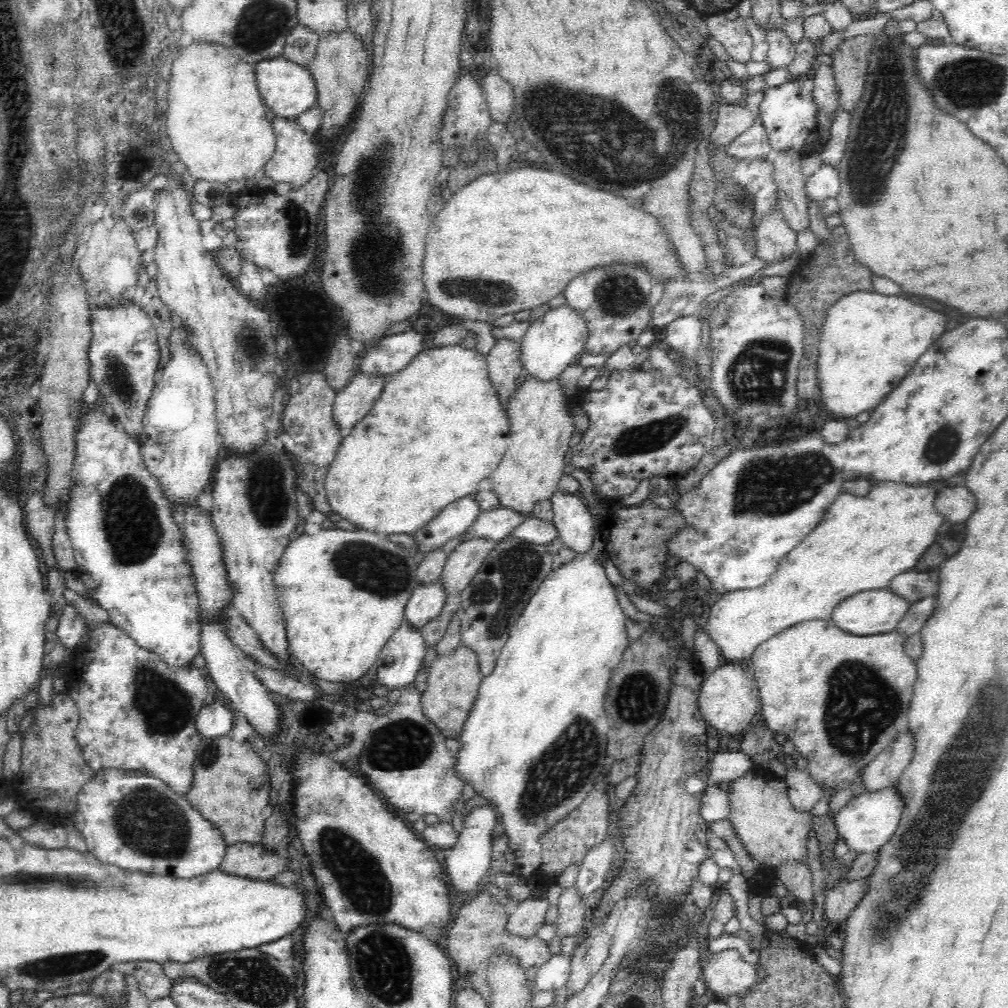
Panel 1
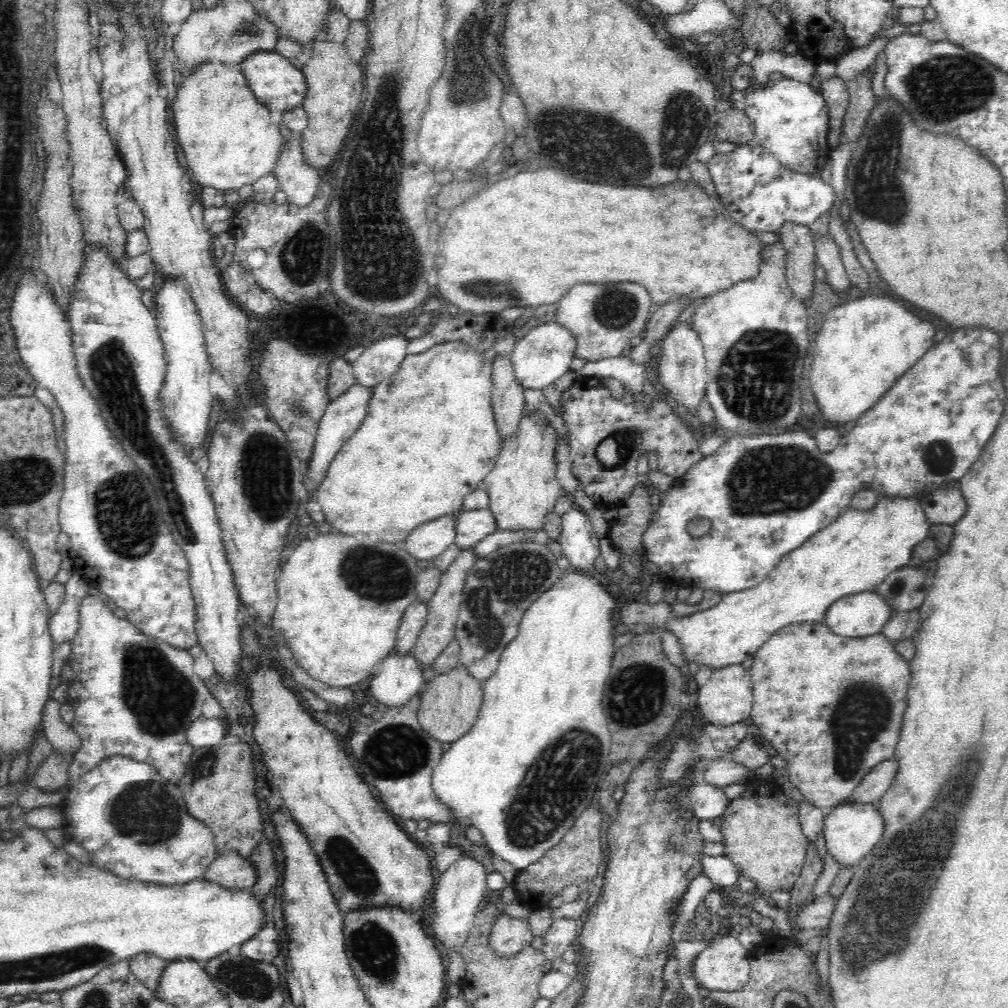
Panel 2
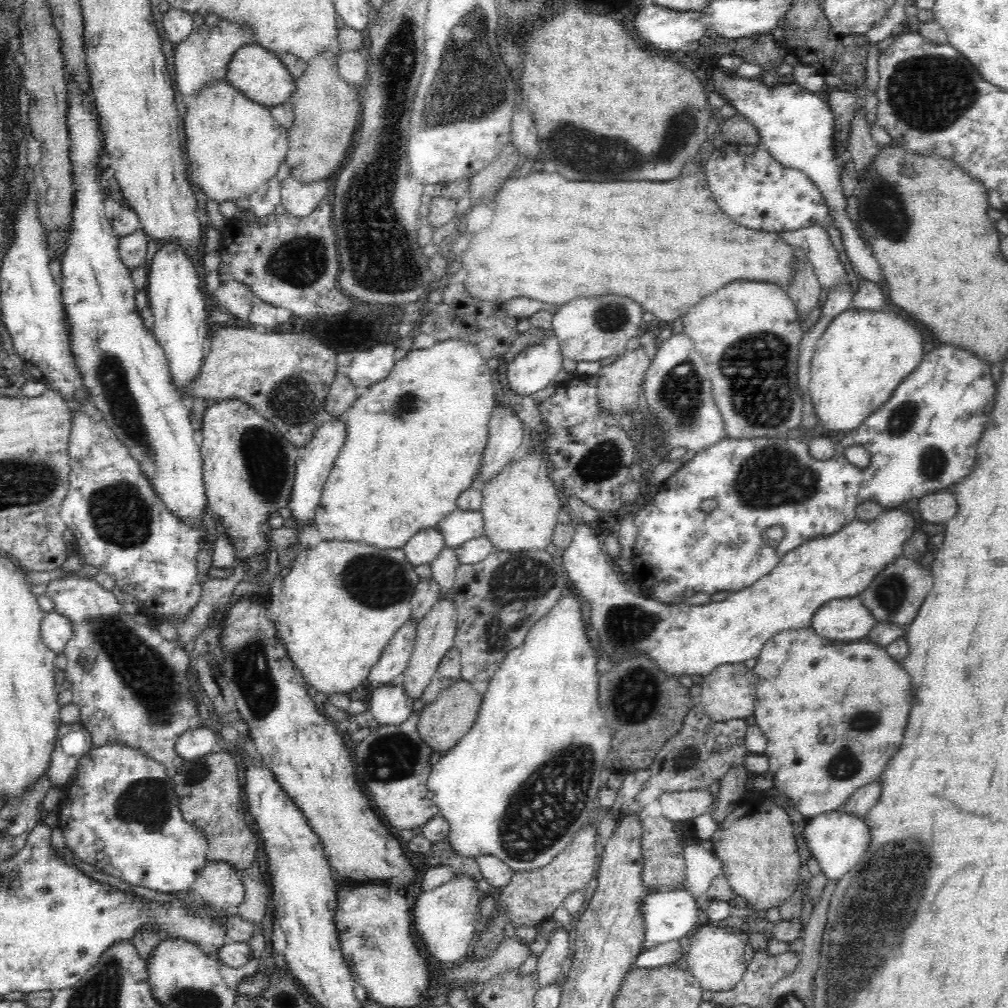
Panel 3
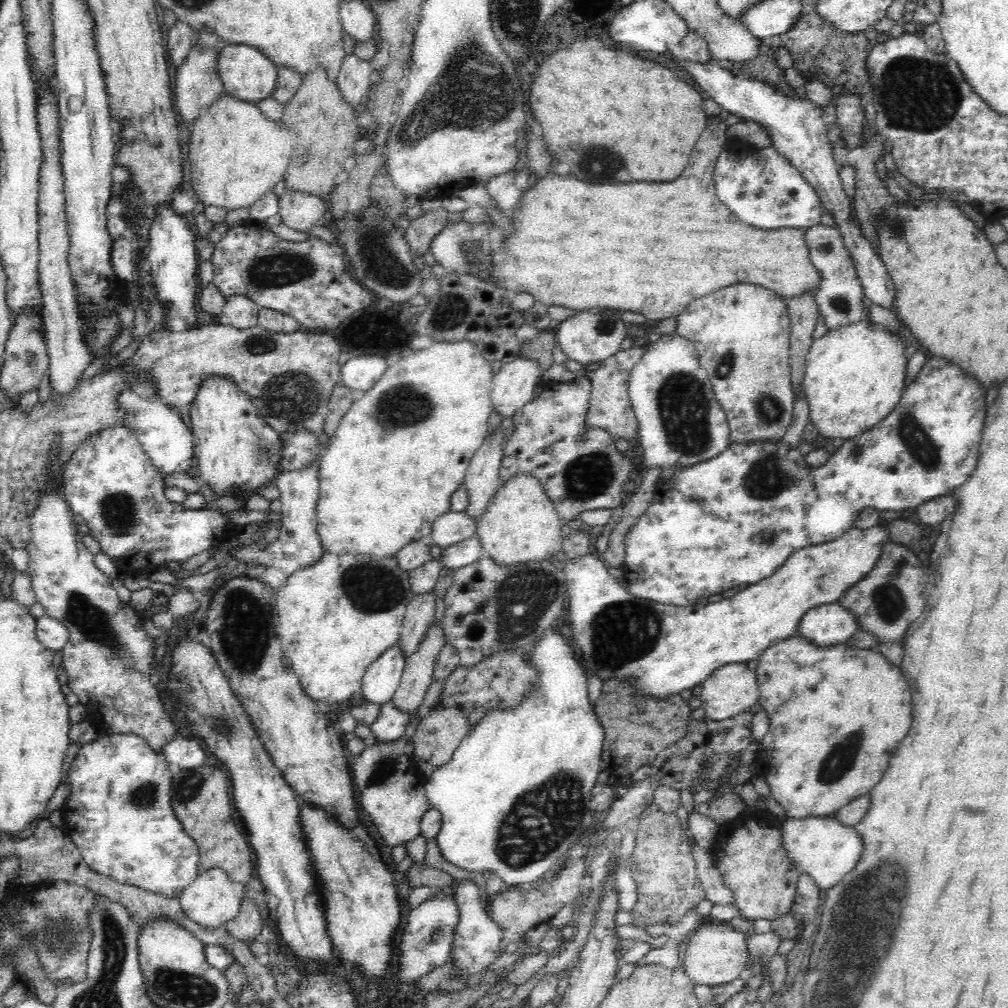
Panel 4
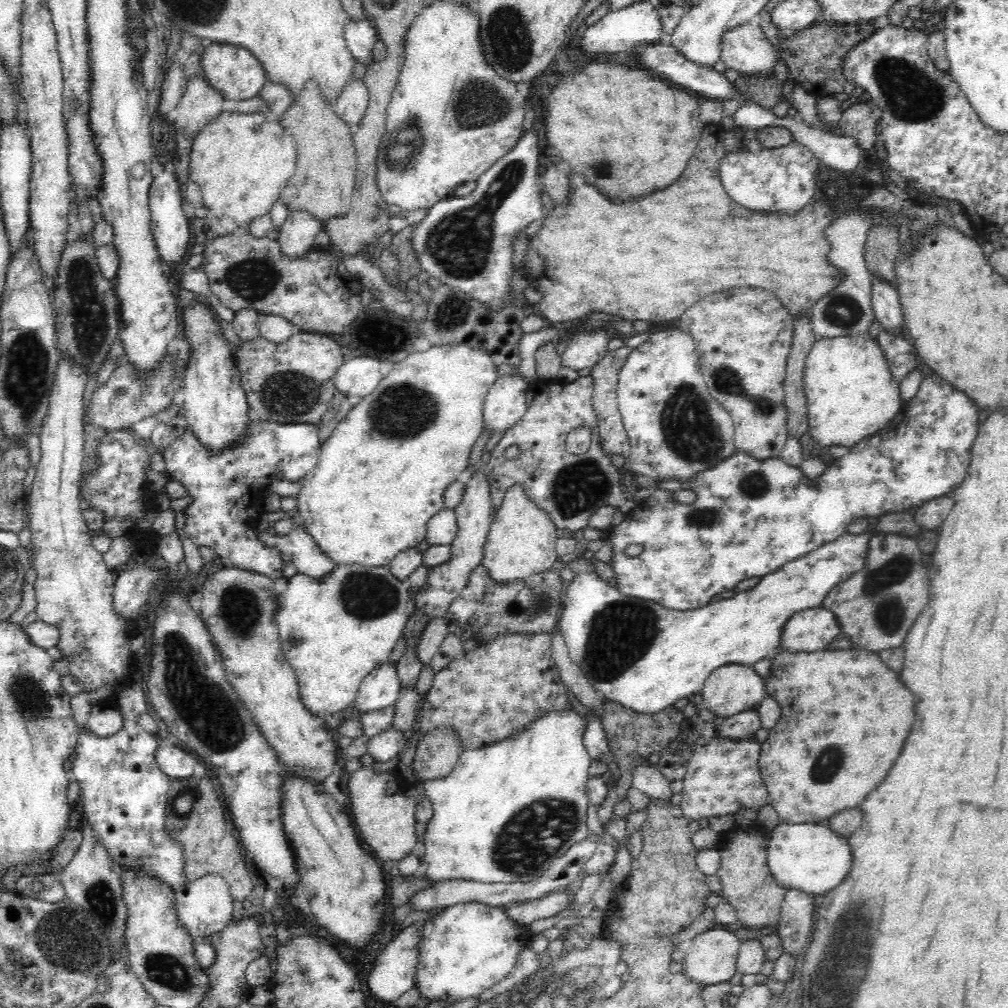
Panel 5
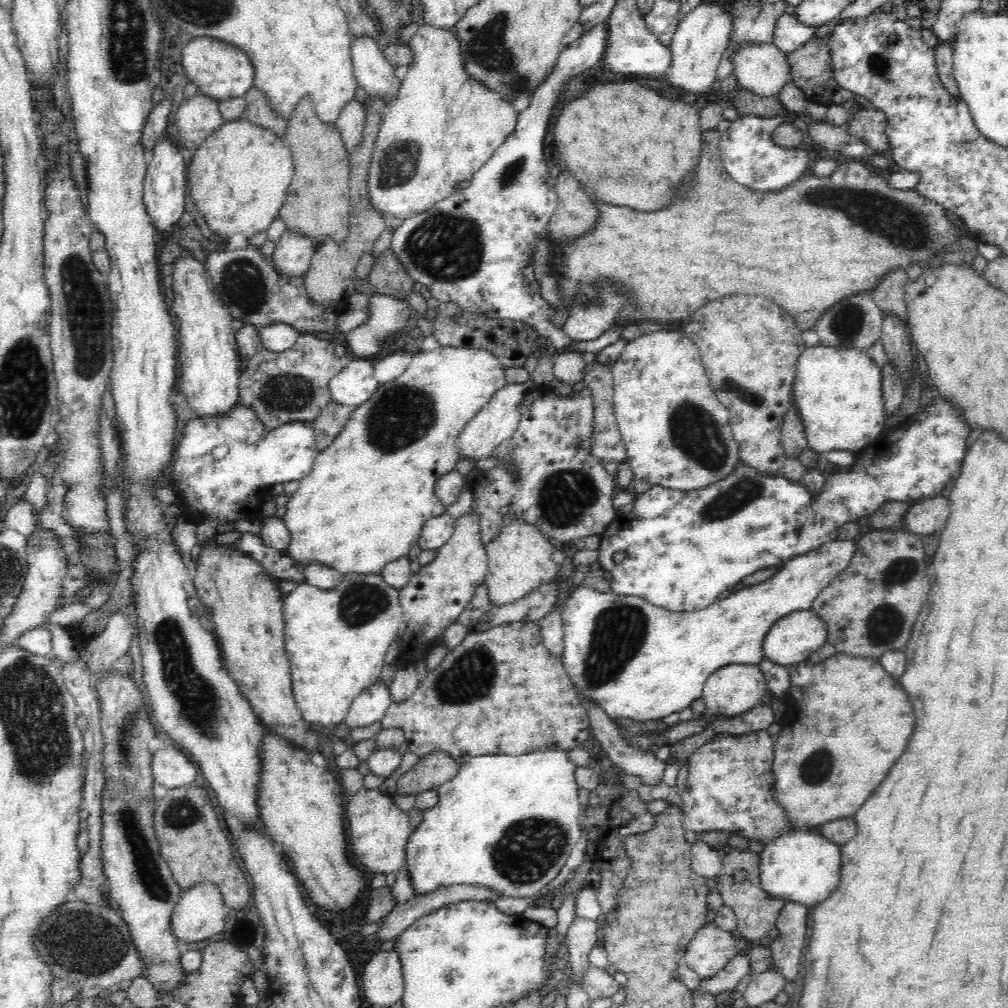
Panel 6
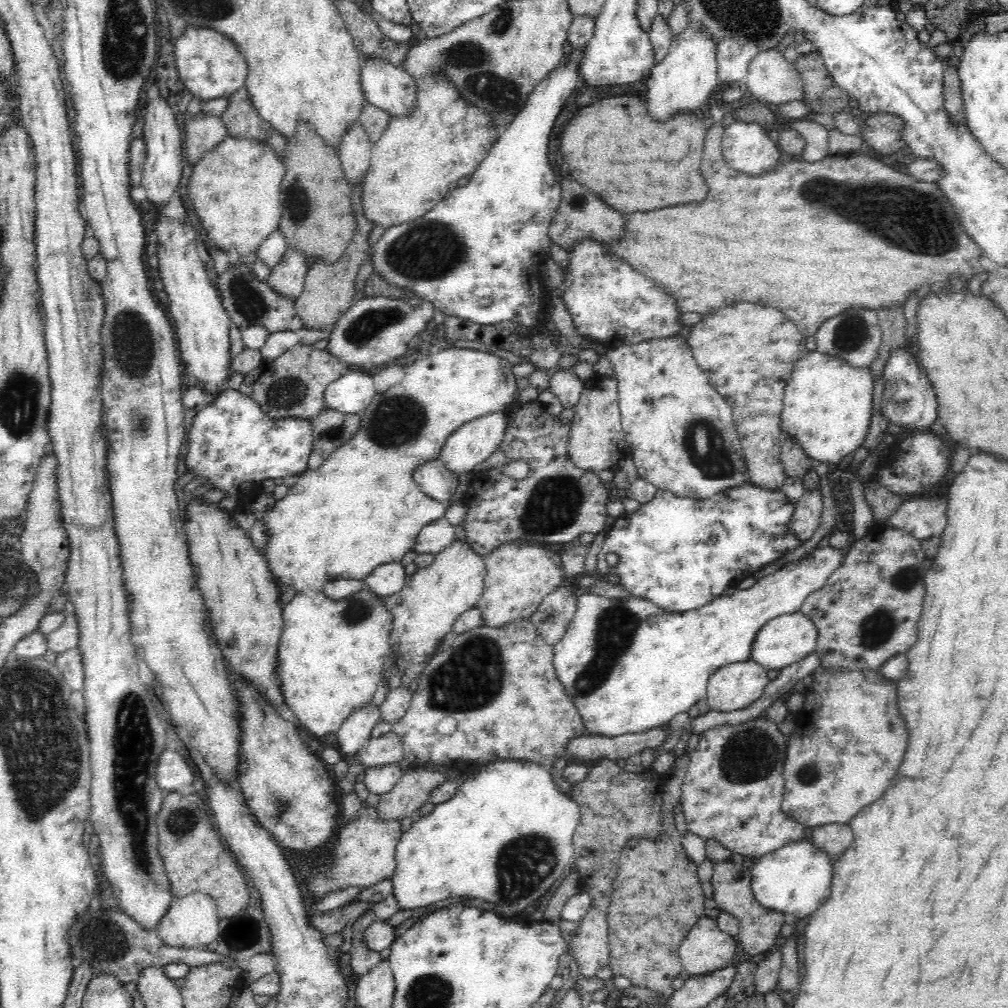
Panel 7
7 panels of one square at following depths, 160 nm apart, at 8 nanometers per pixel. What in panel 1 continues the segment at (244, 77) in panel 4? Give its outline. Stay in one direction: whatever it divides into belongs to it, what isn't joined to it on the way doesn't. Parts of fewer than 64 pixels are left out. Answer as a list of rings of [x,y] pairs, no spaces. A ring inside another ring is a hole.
[[[284,57],[262,60],[254,65],[258,90],[267,109],[274,111],[277,117],[295,120],[309,108],[316,106],[318,91],[312,73],[297,62],[289,61]]]

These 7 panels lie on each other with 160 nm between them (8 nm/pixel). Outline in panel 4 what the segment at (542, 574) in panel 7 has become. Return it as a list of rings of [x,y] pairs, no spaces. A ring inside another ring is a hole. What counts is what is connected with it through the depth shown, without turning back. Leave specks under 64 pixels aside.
[[[518,471],[507,481],[496,489],[496,494],[477,518],[476,536],[482,543],[484,555],[496,559],[498,563],[508,564],[534,559],[551,560],[561,546],[562,519],[554,501],[546,495],[540,479],[532,473]]]

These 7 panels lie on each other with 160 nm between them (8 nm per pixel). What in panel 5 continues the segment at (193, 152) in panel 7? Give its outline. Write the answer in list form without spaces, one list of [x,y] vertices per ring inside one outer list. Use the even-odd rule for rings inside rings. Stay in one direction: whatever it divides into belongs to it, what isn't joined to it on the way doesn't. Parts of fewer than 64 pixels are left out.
[[[202,69],[187,80],[171,116],[172,123],[186,138],[194,138],[222,110],[223,99],[224,95],[208,83]]]

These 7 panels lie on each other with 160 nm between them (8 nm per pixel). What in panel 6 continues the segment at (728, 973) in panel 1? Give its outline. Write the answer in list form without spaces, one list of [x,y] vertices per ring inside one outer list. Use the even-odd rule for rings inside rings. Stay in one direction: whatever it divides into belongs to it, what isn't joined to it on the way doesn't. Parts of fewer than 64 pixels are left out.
[[[714,922],[703,925],[688,943],[683,959],[700,981],[720,973],[736,952],[736,939]]]

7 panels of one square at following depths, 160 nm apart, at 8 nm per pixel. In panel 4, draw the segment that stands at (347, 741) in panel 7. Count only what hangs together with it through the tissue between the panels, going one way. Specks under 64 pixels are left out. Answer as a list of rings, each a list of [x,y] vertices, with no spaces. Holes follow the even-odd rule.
[[[398,642],[390,645],[366,669],[360,689],[368,703],[381,705],[393,698],[401,681],[406,659],[404,649]]]

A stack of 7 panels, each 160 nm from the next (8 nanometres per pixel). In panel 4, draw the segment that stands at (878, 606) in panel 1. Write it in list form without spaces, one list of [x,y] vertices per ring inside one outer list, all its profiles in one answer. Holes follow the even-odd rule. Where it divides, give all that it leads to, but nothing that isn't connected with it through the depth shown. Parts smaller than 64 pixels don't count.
[[[831,602],[812,608],[802,616],[798,632],[818,646],[845,644],[859,631],[861,622],[854,611],[840,602]]]

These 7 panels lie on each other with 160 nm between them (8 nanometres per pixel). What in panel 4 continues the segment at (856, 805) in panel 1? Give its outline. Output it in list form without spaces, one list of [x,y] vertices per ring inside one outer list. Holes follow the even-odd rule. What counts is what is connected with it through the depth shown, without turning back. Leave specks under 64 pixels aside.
[[[834,816],[808,817],[800,819],[787,818],[780,826],[783,835],[783,846],[788,852],[789,858],[795,859],[795,867],[800,873],[810,873],[819,890],[828,891],[832,886],[852,871],[860,861],[864,853],[862,836],[852,826],[845,826]]]

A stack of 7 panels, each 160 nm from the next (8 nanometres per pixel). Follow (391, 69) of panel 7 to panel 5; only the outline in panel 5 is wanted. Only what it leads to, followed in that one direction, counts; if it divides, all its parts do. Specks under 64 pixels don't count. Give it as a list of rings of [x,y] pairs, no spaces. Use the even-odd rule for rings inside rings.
[[[366,16],[361,19],[348,17],[343,37],[355,62],[365,64],[366,67],[370,66],[372,62],[369,60],[369,54],[379,40],[373,21]]]

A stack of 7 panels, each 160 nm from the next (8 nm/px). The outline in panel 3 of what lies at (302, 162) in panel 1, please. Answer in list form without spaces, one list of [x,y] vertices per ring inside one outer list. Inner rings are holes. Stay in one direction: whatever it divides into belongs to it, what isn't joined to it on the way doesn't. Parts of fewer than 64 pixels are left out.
[[[290,174],[281,182],[281,203],[286,212],[298,217],[310,214],[320,199],[326,196],[325,179],[305,183]]]

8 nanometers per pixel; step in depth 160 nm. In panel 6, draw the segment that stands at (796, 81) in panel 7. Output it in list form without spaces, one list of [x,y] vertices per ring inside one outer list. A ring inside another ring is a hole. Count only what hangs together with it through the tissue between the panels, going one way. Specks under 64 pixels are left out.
[[[773,42],[738,43],[729,50],[732,74],[740,86],[747,88],[760,96],[777,96],[780,89],[790,82],[789,66],[783,53]]]

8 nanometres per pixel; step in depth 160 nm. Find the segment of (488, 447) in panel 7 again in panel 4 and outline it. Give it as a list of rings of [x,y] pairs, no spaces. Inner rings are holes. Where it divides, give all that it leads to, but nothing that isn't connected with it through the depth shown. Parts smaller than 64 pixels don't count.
[[[516,358],[513,362],[504,363],[500,372],[493,377],[493,386],[491,389],[492,408],[504,418],[514,417],[529,401],[536,396],[534,390],[542,377],[543,371],[541,364],[532,358]]]

